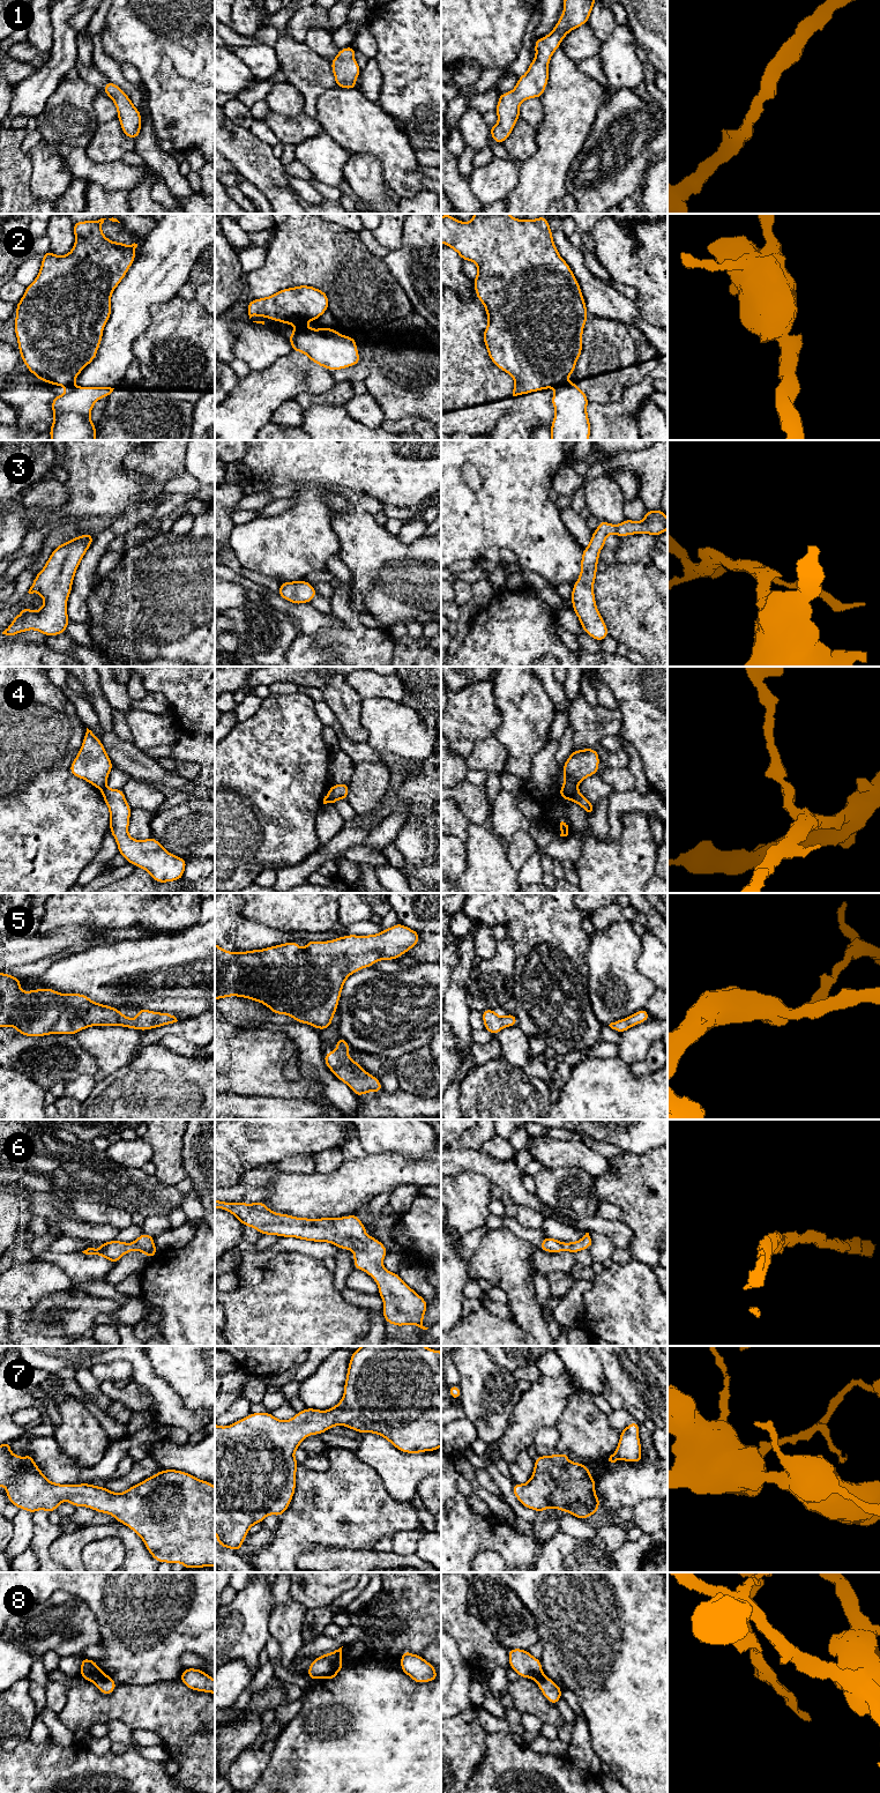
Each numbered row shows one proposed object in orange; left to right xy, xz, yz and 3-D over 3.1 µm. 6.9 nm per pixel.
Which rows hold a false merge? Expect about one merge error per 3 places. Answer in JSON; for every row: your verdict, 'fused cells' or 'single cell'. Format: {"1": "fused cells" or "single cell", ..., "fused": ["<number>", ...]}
{"1": "single cell", "2": "fused cells", "3": "single cell", "4": "fused cells", "5": "single cell", "6": "single cell", "7": "single cell", "8": "fused cells", "fused": ["2", "4", "8"]}

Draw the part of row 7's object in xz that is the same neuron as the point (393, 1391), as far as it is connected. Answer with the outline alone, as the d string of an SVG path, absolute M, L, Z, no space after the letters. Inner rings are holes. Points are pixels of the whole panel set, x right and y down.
M361 1346L353 1351L349 1361L346 1379L344 1383L344 1393L341 1401L328 1411L316 1408L305 1408L298 1412L291 1420L278 1420L271 1413L251 1413L246 1418L226 1427L221 1427L215 1423L215 1533L216 1540L221 1547L240 1552L245 1538L248 1535L248 1530L254 1524L261 1524L268 1515L282 1517L285 1510L290 1506L293 1494L296 1491L296 1471L298 1461L294 1459L294 1451L300 1446L300 1443L306 1436L319 1435L326 1433L331 1427L345 1426L361 1434L378 1434L386 1438L396 1449L404 1453L422 1453L425 1451L437 1451L441 1446L441 1352L426 1348L425 1346Z

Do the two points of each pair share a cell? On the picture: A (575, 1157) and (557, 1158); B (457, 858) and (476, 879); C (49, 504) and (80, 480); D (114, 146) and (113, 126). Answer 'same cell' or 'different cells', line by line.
A: same cell
B: different cells
C: different cells
D: same cell

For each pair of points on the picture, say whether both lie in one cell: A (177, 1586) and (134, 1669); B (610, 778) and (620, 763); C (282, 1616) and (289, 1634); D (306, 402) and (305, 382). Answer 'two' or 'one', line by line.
A: one
B: two
C: one
D: two

